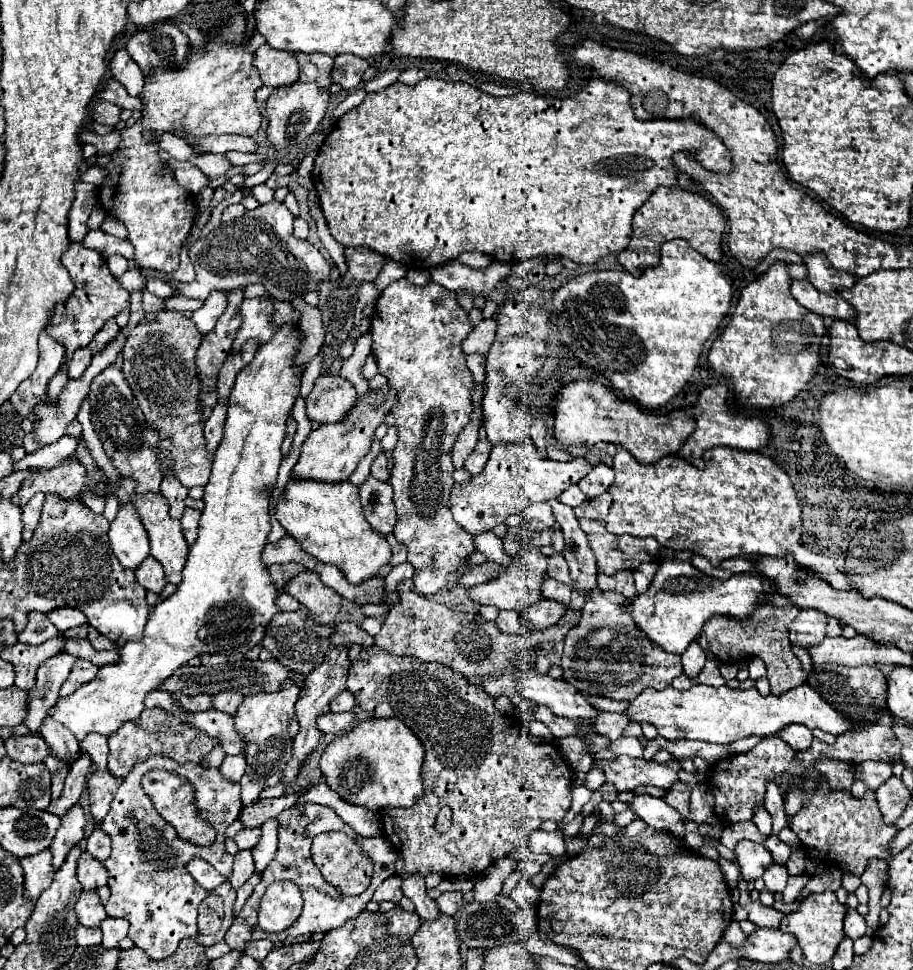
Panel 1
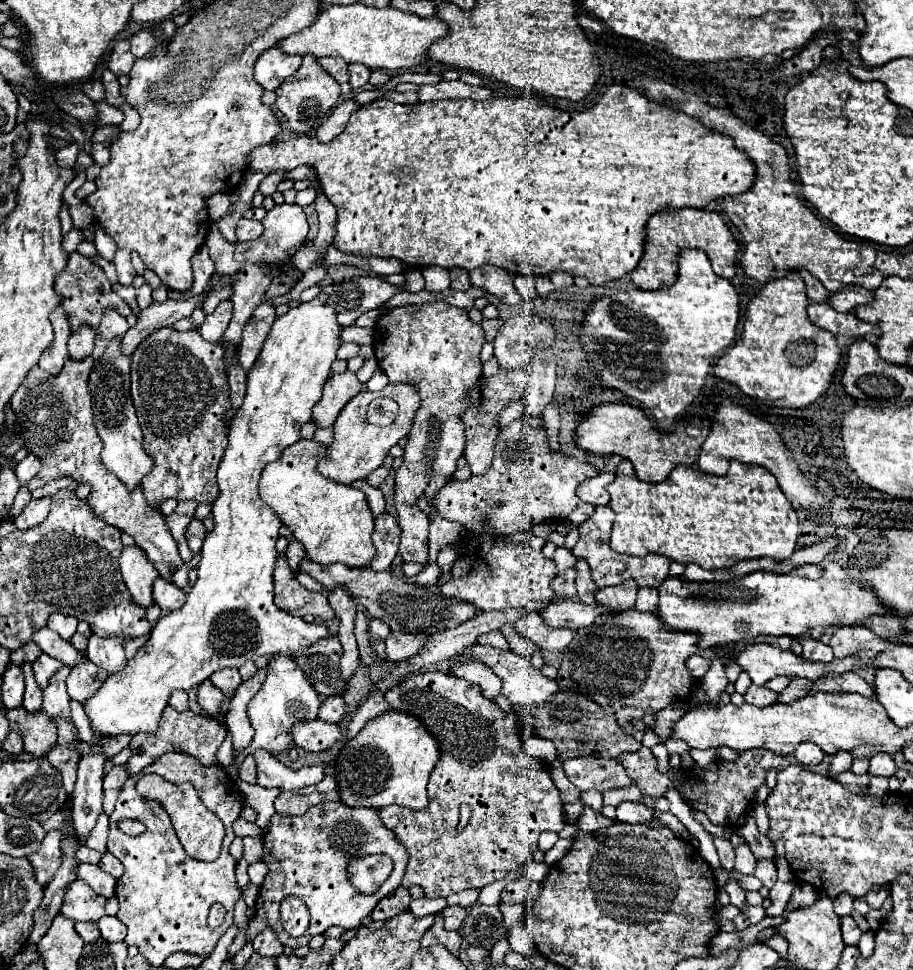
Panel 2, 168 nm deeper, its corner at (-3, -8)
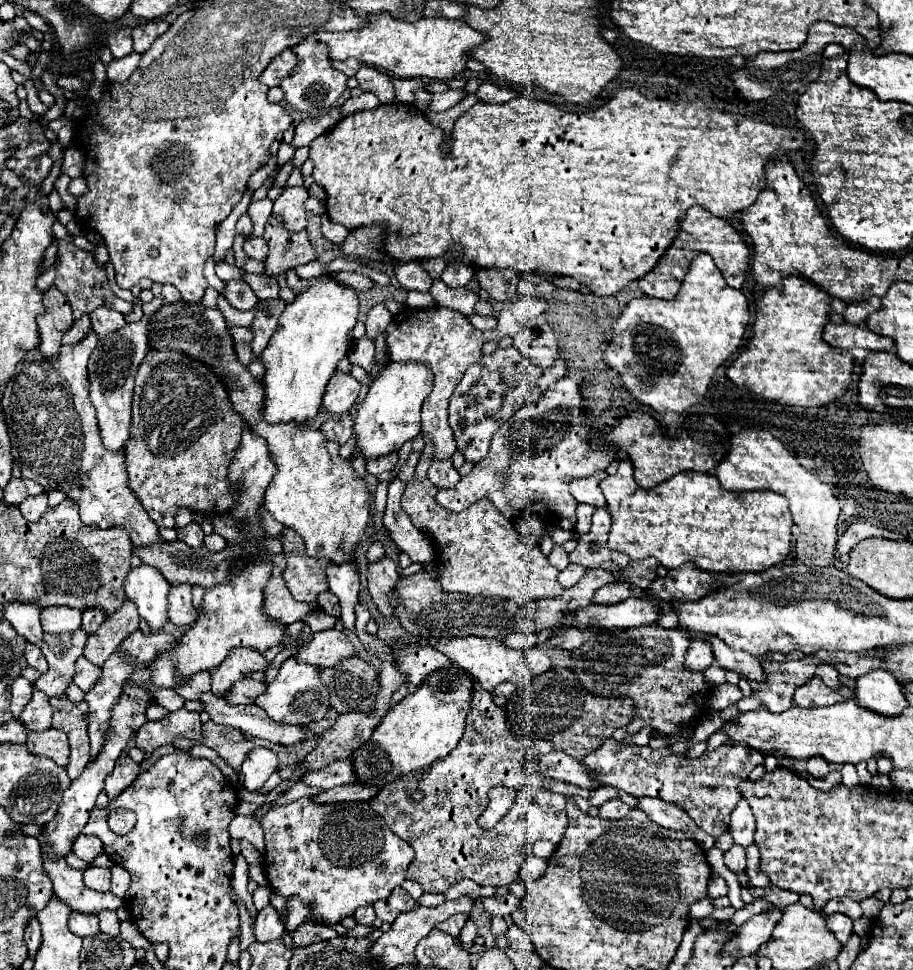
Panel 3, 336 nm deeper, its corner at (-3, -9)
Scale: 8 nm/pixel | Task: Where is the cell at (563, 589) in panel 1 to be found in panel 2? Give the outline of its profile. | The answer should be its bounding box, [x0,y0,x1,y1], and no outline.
[551,569,577,599]

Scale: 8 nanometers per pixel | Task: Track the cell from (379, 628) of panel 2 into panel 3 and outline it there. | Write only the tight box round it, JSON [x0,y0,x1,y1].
[367,558,399,620]

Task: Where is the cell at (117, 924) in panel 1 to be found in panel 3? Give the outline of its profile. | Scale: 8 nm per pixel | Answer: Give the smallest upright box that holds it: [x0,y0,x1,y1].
[97,910,119,936]

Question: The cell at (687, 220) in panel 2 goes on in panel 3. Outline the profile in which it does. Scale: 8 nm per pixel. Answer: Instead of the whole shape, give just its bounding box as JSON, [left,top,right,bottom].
[639,206,749,300]

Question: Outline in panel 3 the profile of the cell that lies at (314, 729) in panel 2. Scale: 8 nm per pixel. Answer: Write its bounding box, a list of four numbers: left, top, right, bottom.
[199,692,311,746]

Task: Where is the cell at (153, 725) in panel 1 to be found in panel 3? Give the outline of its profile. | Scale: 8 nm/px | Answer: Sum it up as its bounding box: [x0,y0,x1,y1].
[135,708,201,756]

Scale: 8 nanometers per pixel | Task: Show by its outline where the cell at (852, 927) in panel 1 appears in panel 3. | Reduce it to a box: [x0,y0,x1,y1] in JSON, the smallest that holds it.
[825,914,853,944]

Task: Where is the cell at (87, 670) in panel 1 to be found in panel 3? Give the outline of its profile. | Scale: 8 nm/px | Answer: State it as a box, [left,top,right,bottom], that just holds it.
[73,656,101,692]

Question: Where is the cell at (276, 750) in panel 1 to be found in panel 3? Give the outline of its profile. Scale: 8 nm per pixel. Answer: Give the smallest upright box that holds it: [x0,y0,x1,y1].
[255,658,329,724]

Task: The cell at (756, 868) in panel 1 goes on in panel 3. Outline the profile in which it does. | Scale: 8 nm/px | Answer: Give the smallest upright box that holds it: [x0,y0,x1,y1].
[725,846,745,874]

